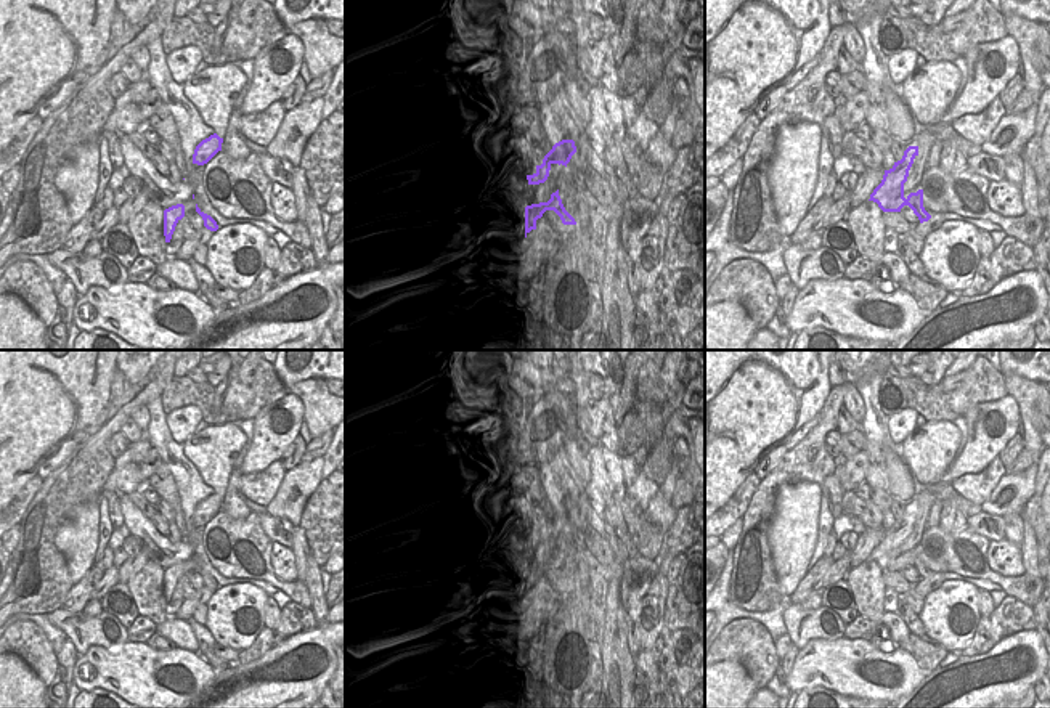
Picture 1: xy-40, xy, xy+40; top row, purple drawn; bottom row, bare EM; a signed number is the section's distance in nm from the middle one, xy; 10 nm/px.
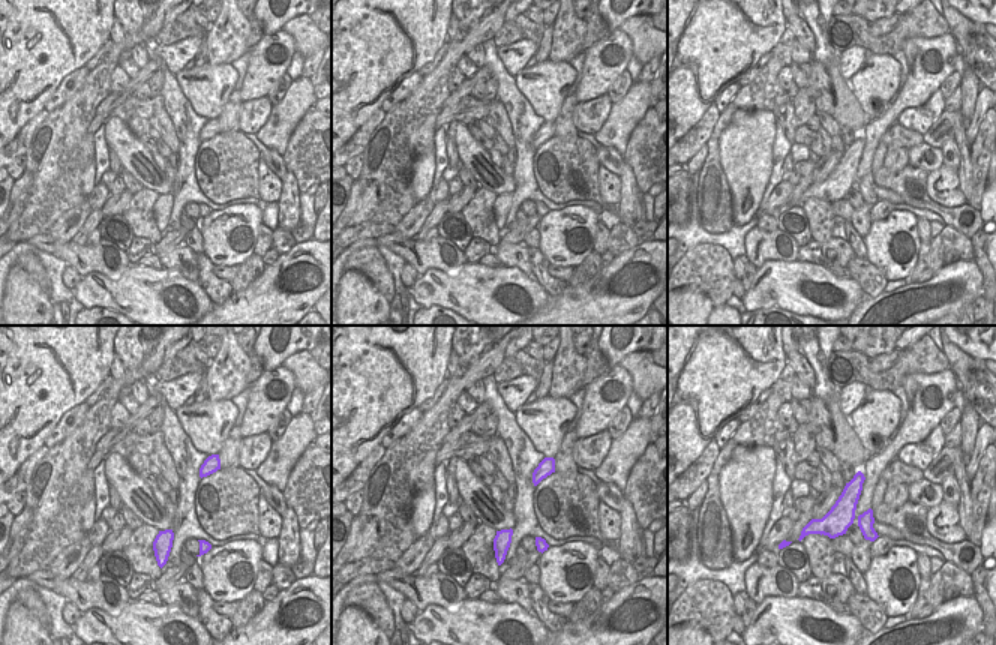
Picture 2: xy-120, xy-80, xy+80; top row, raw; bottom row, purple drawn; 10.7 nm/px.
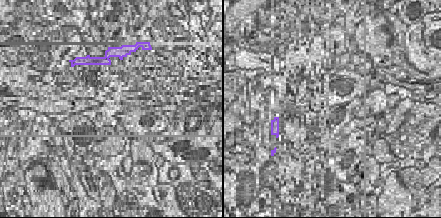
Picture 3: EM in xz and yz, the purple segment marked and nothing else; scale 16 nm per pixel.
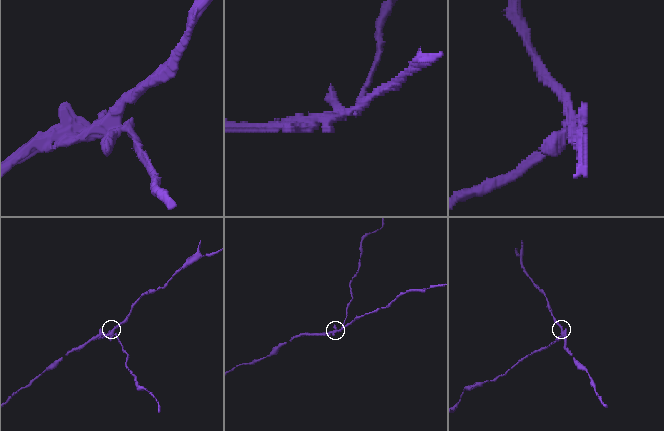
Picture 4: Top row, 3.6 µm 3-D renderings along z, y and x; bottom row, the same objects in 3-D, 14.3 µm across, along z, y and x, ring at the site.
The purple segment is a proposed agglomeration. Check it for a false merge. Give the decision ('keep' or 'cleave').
cleave

